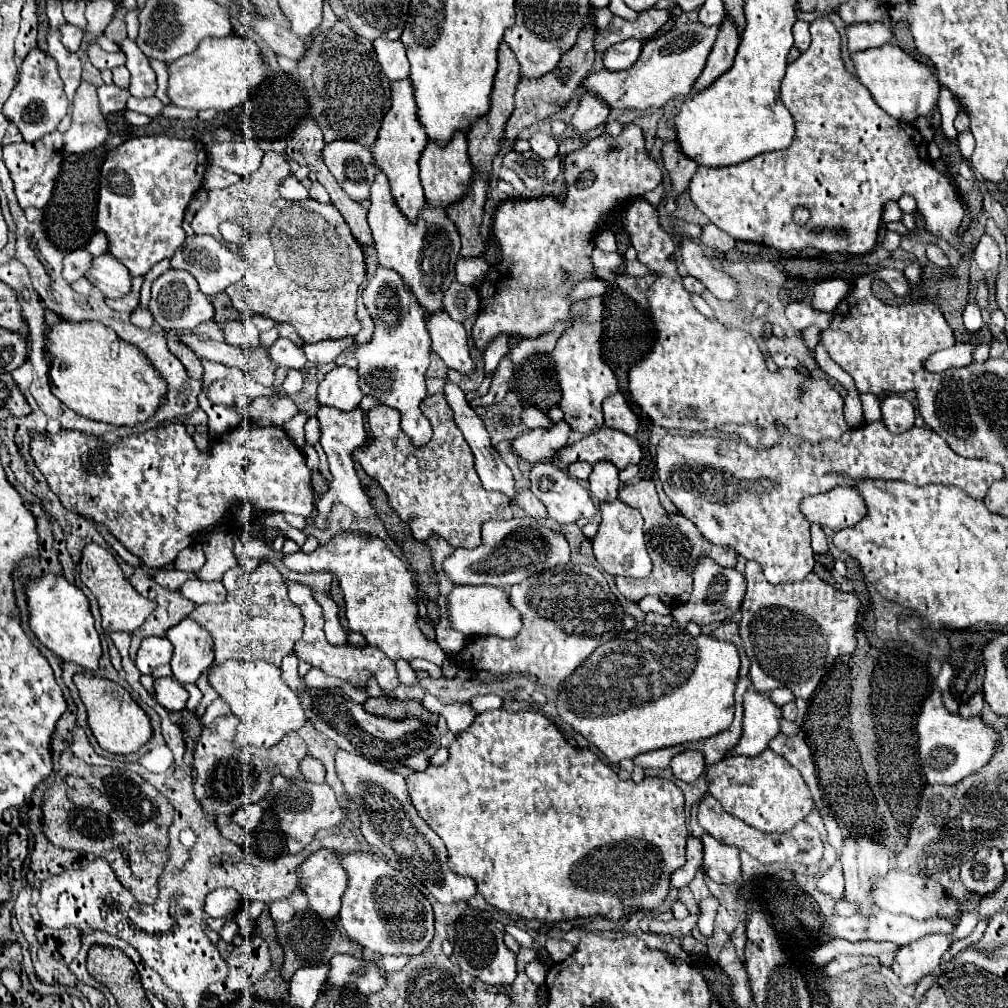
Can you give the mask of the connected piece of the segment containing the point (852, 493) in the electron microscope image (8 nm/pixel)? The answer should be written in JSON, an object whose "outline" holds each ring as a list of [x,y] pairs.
{"outline":[[[836,486],[824,494],[804,498],[800,502],[800,512],[810,524],[828,526],[838,532],[860,522],[866,514],[866,506],[854,488]]]}

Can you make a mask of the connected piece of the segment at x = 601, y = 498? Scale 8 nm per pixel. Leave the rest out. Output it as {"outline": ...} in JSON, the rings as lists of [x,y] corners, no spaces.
{"outline":[[[596,462],[590,474],[590,492],[598,502],[612,502],[618,498],[620,478],[612,462]]]}

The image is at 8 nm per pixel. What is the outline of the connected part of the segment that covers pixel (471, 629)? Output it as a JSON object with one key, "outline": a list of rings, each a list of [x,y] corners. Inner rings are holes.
{"outline":[[[456,586],[448,596],[448,612],[452,628],[460,630],[466,636],[498,636],[514,638],[522,628],[520,612],[510,604],[510,598],[504,588],[498,586]]]}

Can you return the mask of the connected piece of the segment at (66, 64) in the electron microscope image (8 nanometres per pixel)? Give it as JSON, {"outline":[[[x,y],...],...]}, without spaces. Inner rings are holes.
{"outline":[[[50,30],[48,36],[46,36],[46,52],[56,60],[60,78],[64,80],[64,90],[66,90],[68,98],[72,100],[72,98],[74,98],[74,92],[76,92],[76,86],[80,84],[82,66],[80,66],[78,54],[70,52],[70,50],[62,44],[60,38],[62,38],[62,36],[60,36],[58,30]]]}

